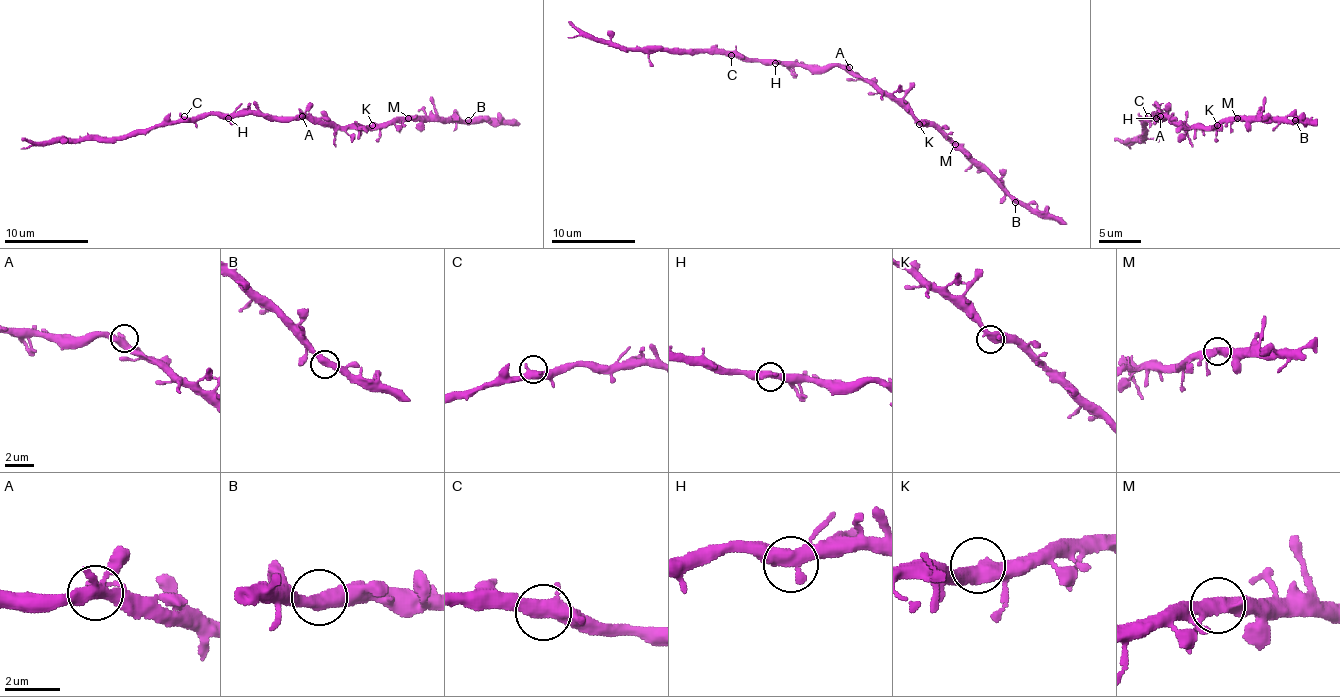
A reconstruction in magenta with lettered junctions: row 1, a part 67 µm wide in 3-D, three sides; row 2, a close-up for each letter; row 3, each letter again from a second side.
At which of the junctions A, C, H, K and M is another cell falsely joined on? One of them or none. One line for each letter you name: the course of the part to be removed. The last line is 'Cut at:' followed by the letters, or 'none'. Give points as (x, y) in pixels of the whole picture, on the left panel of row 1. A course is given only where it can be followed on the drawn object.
Cut at: none

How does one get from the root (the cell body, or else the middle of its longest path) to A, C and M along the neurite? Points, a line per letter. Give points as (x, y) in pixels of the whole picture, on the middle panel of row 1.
A: (836, 65), (849, 67)
C: (836, 65), (782, 65), (746, 61), (731, 55)
M: (836, 65), (845, 65), (853, 74), (872, 80), (883, 90), (893, 95), (919, 120), (933, 122), (954, 143)

